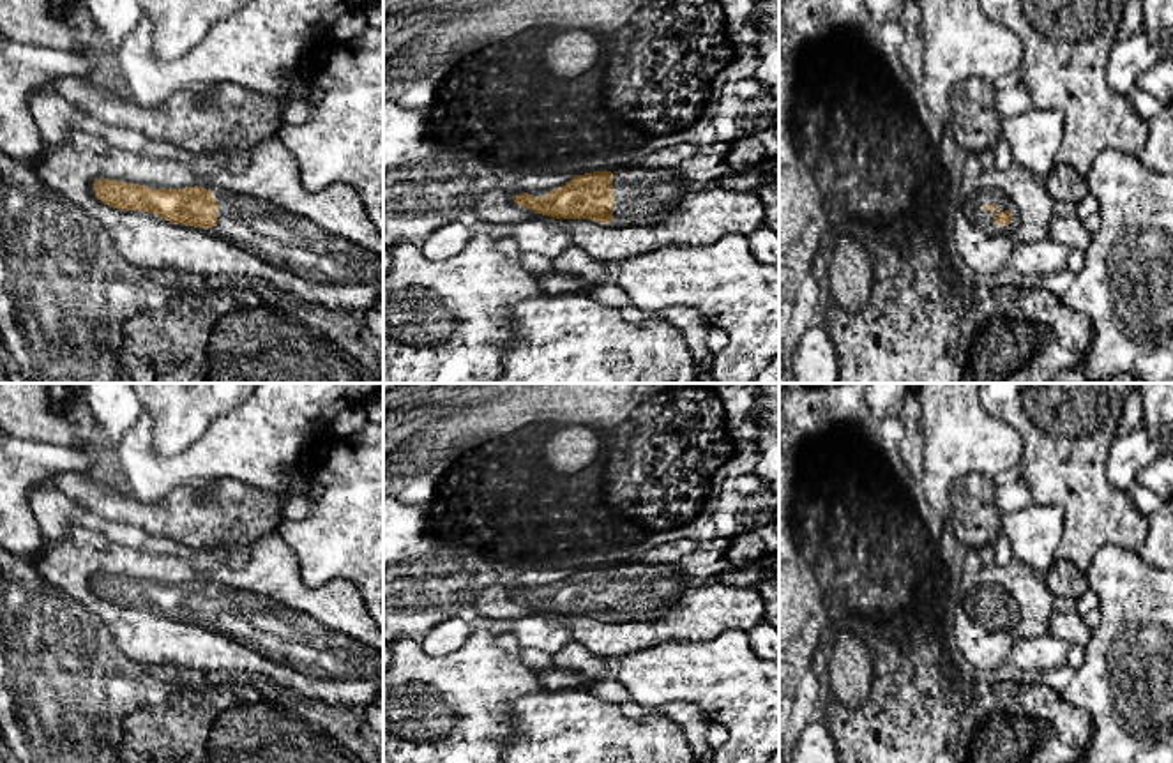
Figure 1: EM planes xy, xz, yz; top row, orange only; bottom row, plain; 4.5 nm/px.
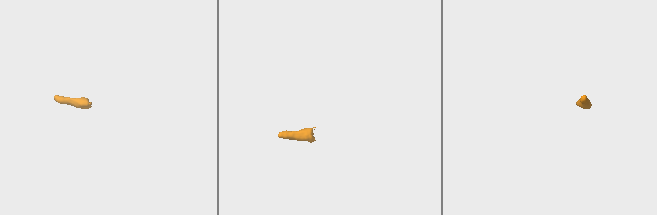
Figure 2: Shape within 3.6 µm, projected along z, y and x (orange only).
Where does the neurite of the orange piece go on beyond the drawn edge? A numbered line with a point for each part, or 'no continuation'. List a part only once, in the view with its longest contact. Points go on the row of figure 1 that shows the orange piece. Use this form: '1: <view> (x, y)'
1: xy (322, 251)

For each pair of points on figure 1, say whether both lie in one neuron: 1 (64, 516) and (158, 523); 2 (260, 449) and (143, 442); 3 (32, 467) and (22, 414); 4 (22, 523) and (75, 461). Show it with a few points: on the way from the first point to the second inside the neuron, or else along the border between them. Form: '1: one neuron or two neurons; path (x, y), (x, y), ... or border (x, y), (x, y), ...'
1: two neurons; border (53, 474), (52, 484), (75, 502)
2: one neuron; path (230, 449), (189, 465), (166, 465)
3: two neurons; border (18, 437), (68, 445)
4: one neuron; path (18, 498), (18, 483), (39, 461), (50, 461)

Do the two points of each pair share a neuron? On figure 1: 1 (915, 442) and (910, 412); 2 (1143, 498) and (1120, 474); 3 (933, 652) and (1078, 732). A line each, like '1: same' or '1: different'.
1: same
2: different
3: same

